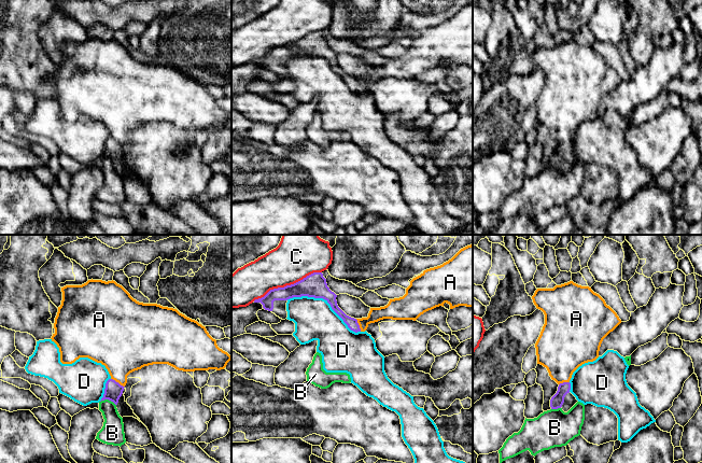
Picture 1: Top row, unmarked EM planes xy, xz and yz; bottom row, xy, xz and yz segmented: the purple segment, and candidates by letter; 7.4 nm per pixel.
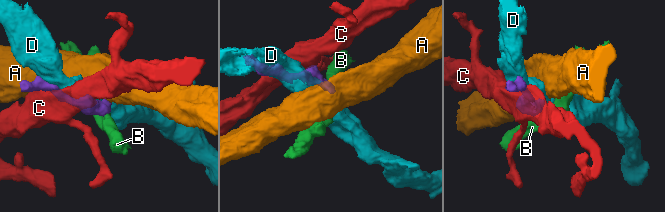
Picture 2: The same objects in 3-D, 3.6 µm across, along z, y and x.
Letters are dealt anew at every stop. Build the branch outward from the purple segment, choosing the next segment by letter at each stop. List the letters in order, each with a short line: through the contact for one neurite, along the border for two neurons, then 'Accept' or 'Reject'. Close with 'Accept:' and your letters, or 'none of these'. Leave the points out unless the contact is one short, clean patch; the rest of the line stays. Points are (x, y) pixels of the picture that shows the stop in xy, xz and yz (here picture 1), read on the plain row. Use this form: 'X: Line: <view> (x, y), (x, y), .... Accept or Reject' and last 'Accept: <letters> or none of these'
A: Line: xy (111, 137), (124, 145). Reject
B: Line: xy (100, 159), (108, 158), (115, 164). Reject
C: Reject
D: Reject
Accept: none of these

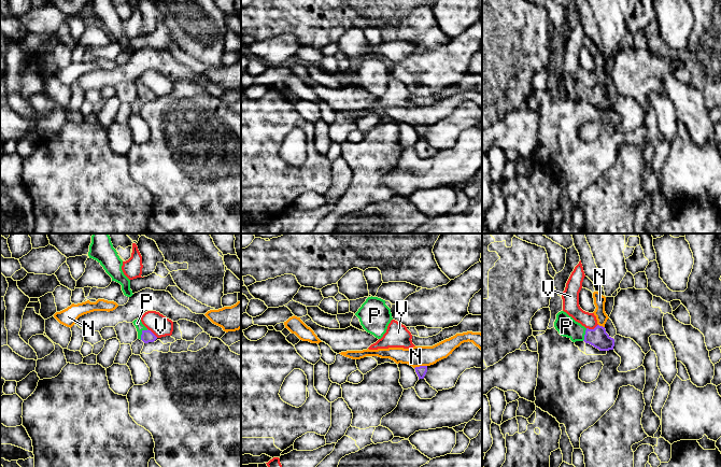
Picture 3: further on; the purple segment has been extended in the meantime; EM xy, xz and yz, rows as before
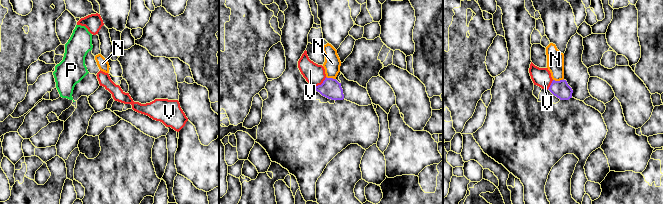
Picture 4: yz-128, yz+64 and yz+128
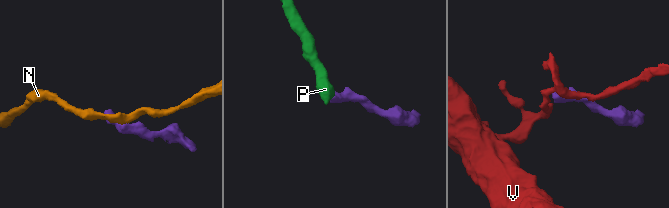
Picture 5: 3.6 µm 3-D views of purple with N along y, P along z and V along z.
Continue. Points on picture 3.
N: Line: xz (426, 124), (420, 124), (414, 127). Reject
P: Line: xy (147, 95), (142, 92), (137, 82). Accept
V: Reject
Accept: P

